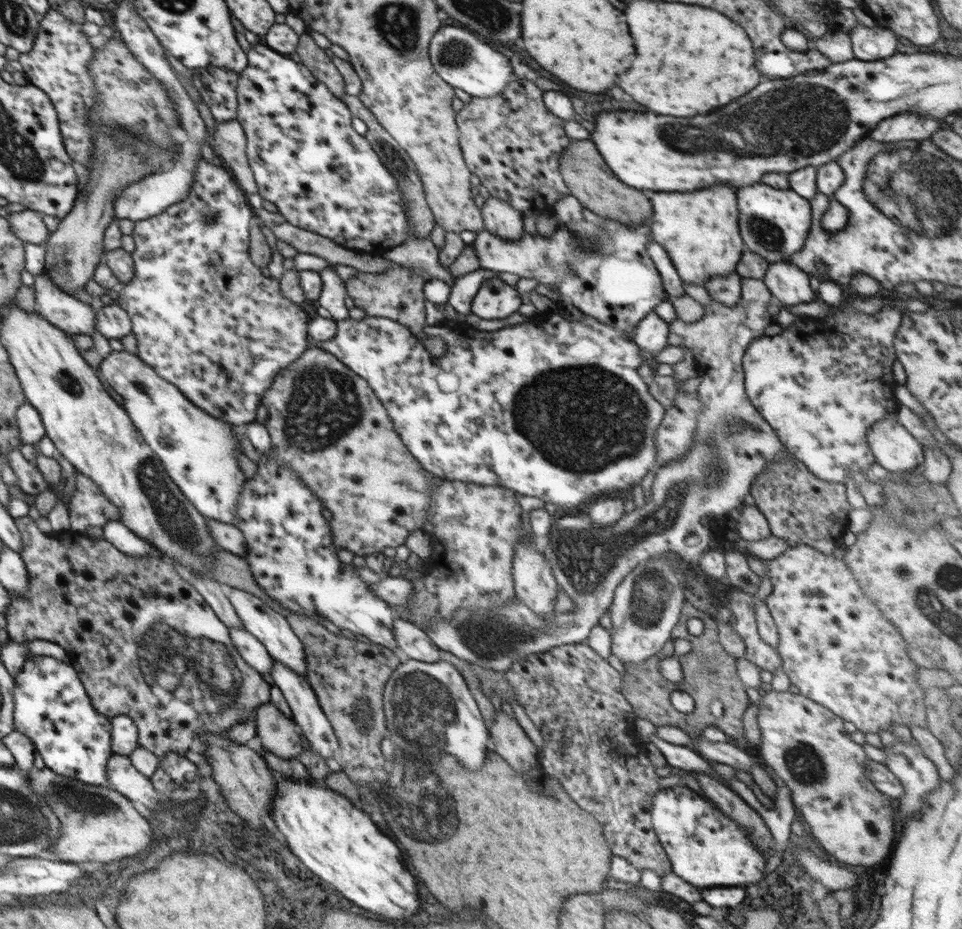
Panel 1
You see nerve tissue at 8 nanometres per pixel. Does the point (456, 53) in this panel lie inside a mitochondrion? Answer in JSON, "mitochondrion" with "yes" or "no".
{"mitochondrion":"yes"}

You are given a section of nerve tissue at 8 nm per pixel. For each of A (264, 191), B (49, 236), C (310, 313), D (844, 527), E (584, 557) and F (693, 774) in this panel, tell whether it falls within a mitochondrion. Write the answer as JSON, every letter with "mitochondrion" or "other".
{"A":"other","B":"other","C":"other","D":"other","E":"mitochondrion","F":"other"}

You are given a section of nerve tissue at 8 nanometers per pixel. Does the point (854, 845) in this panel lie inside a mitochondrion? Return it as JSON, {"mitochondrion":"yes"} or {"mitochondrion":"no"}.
{"mitochondrion":"no"}

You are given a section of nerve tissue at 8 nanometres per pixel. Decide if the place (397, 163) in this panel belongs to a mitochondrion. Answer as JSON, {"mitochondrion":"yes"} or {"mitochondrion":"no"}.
{"mitochondrion":"yes"}

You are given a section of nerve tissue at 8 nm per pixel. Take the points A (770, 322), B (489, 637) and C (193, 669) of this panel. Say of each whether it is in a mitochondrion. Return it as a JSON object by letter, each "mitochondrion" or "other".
{"A":"other","B":"mitochondrion","C":"mitochondrion"}

